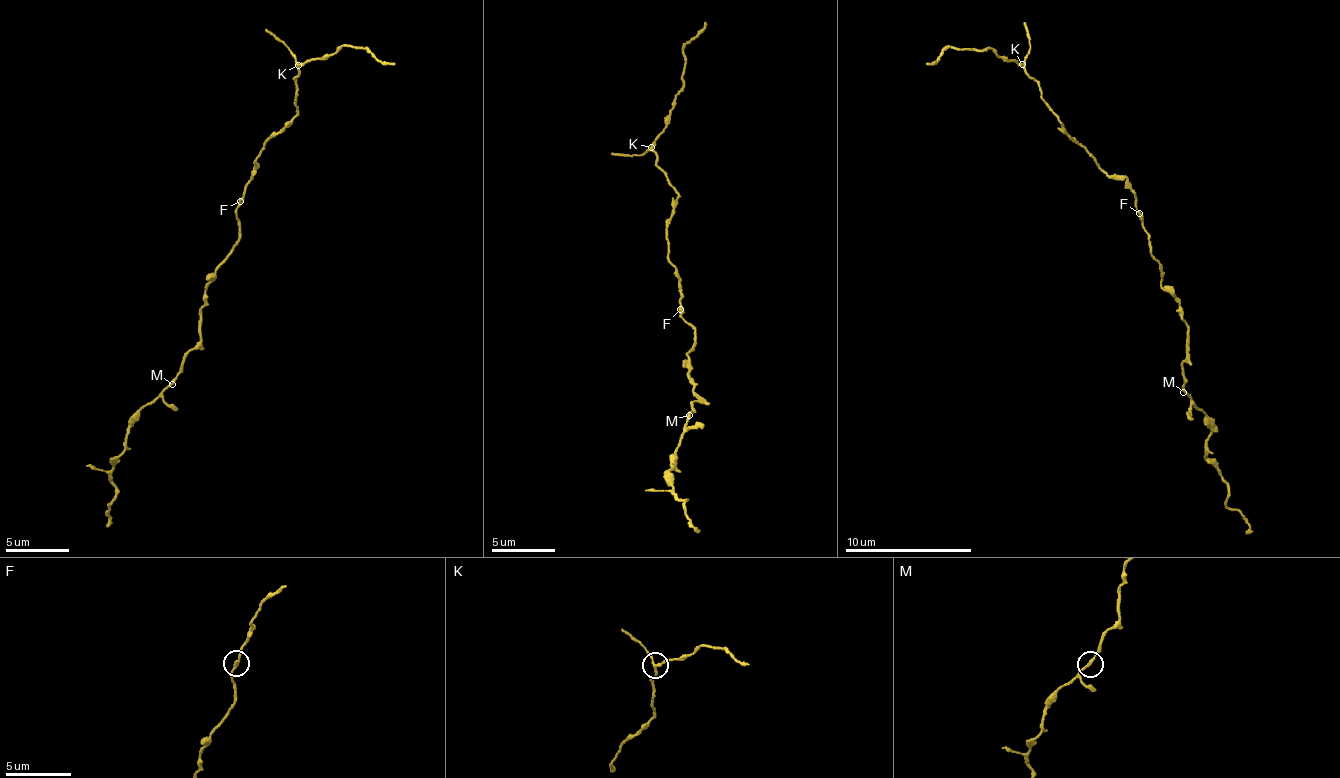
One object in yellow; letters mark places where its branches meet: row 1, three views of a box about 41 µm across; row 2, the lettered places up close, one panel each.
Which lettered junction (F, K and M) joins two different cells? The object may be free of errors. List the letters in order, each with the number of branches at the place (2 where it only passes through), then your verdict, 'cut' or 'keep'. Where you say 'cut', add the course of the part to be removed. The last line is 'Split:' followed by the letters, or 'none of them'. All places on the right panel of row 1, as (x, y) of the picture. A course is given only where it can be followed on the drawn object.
F: 2 | keep
K: 3 | cut | (1023, 65), (1003, 61), (990, 47), (941, 50), (935, 62), (926, 65)
M: 2 | keep
Split: K

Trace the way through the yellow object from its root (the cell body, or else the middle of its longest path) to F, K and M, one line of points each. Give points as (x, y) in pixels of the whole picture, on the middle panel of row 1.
F: (691, 326), (684, 321), (680, 308)
K: (691, 326), (680, 315), (678, 302), (680, 278), (667, 256), (665, 226), (678, 197), (657, 164), (652, 148)
M: (691, 326), (696, 342), (687, 353), (689, 369), (696, 395), (703, 401), (693, 402), (695, 408), (689, 415)

